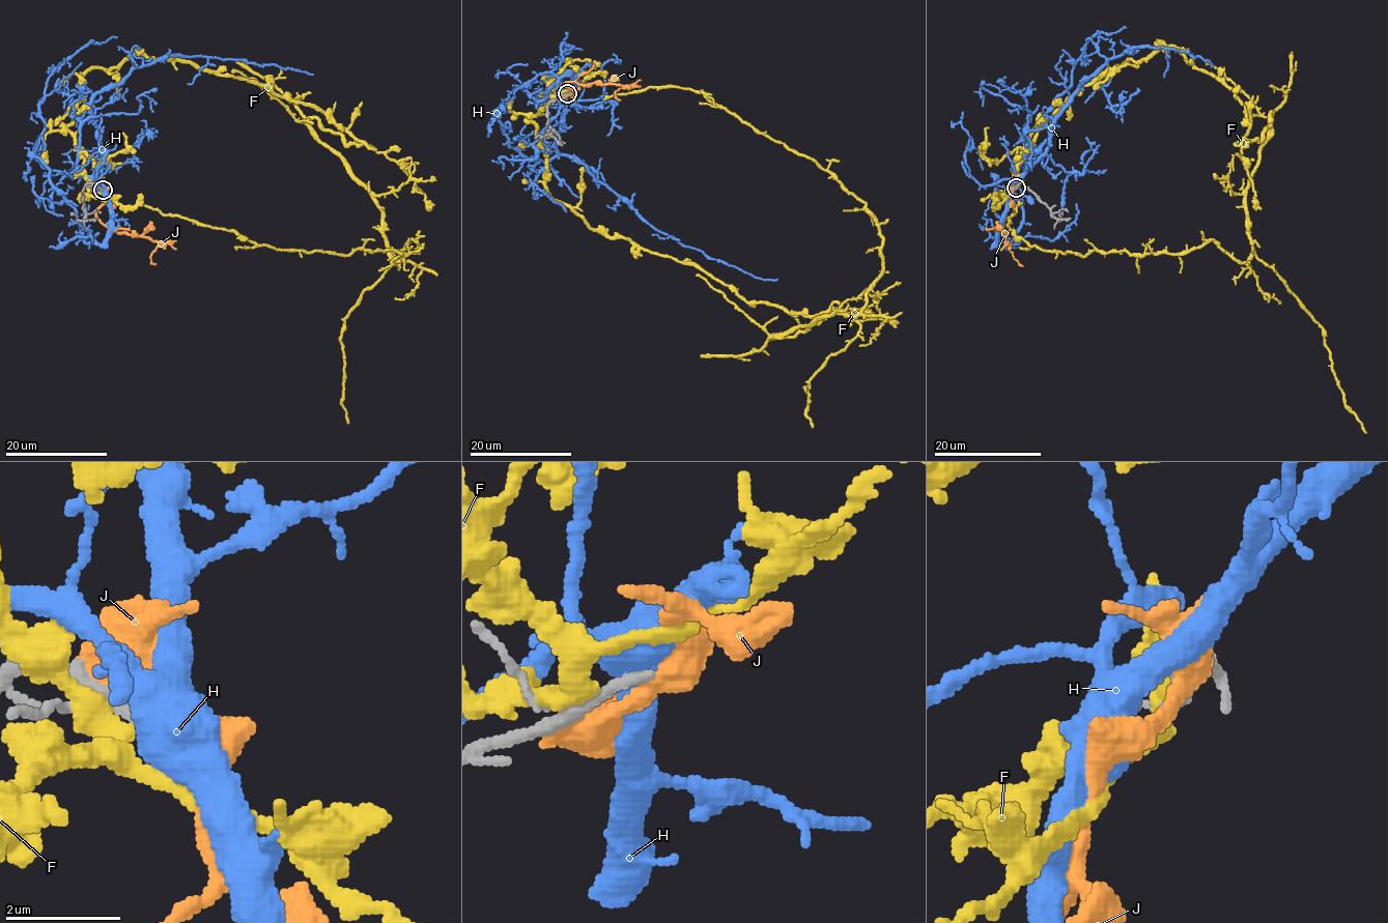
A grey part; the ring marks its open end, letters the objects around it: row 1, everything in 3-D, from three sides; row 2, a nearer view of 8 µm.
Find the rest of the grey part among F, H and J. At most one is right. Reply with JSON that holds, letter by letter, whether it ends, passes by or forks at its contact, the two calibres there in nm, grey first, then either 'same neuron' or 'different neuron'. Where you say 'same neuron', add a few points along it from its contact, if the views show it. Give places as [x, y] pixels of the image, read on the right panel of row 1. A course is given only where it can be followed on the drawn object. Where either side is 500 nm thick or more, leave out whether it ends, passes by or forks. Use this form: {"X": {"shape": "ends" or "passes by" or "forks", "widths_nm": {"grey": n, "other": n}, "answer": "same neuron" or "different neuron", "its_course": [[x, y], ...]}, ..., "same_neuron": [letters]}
{"F": {"shape": "passes by", "widths_nm": {"grey": 190, "other": 360}, "answer": "different neuron"}, "H": {"widths_nm": {"grey": 190, "other": 800}, "answer": "different neuron"}, "J": {"shape": "passes by", "widths_nm": {"grey": 200, "other": 400}, "answer": "different neuron"}, "same_neuron": []}

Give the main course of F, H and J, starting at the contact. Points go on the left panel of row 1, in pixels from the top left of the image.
F: (96, 186), (81, 78), (174, 56), (346, 127), (308, 120), (418, 252), (140, 203)
H: (102, 190), (110, 229), (97, 244), (85, 241), (77, 211), (33, 146), (49, 76), (87, 44), (117, 37)
J: (102, 188), (105, 202), (97, 219), (110, 230), (157, 240), (150, 257), (156, 264)

